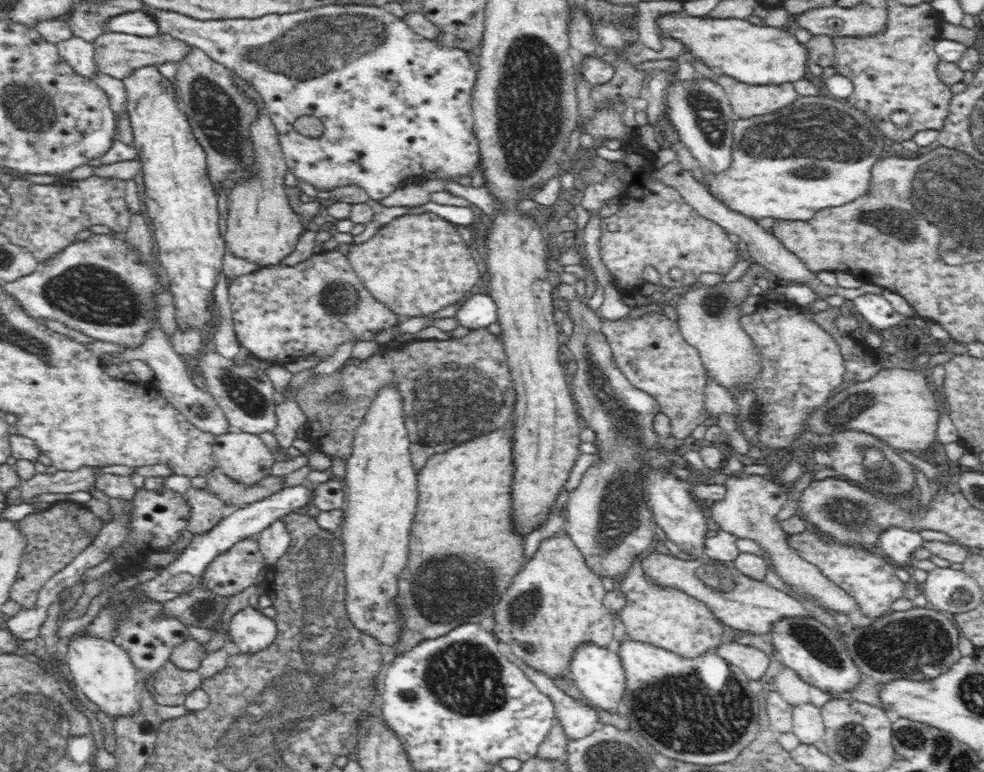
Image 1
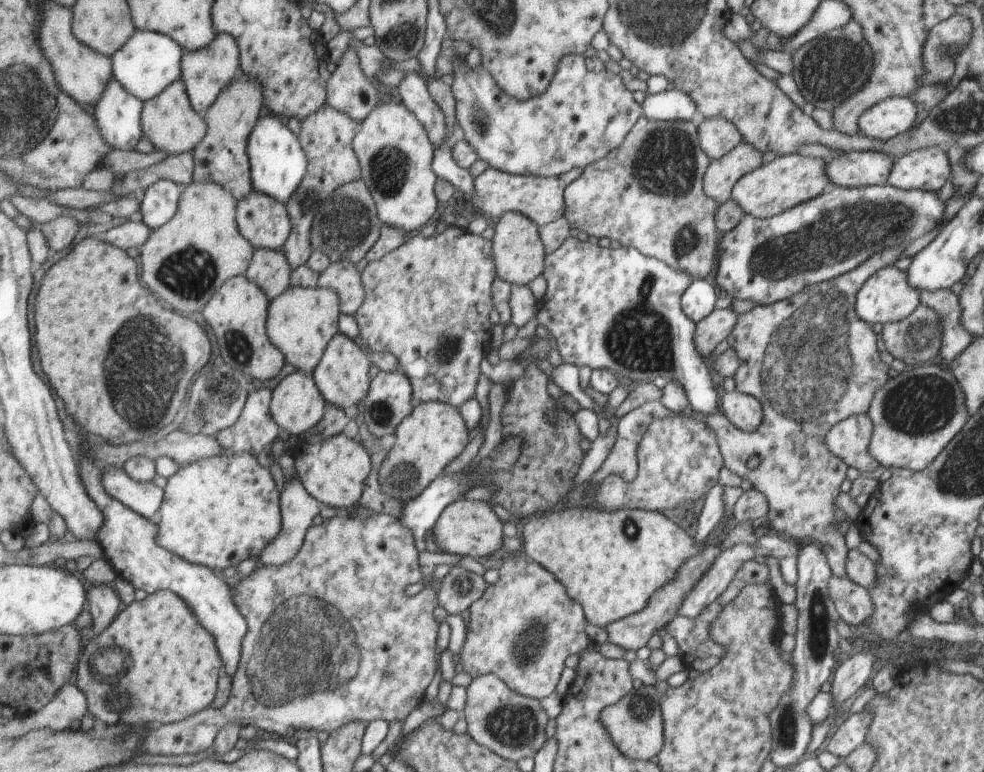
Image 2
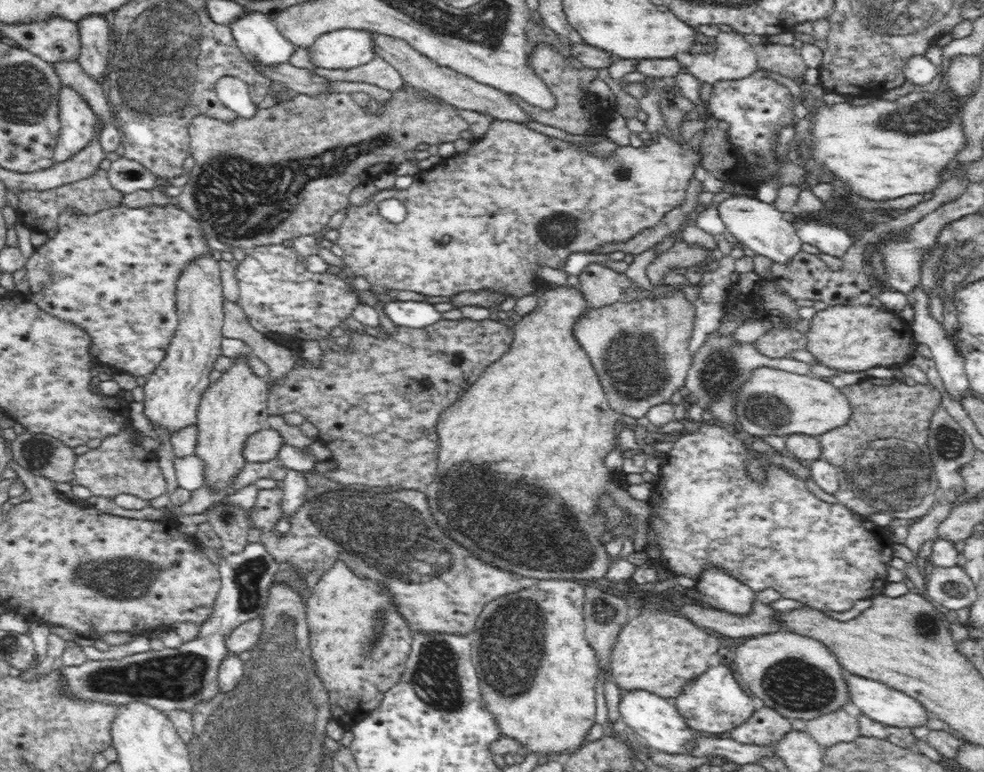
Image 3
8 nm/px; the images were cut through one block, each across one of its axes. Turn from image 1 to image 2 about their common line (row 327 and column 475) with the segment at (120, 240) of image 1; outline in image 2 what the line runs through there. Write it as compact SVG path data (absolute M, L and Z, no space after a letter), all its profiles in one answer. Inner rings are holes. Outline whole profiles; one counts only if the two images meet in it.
M580 54L564 56L547 90L526 101L518 101L502 90L484 61L476 69L470 70L465 57L456 56L452 74L454 82L451 92L455 99L456 119L464 131L465 140L472 146L479 160L510 175L558 177L573 169L584 170L618 149L637 125L640 116L643 116L642 108L634 102L632 92L626 90L620 75L607 69L594 74L586 68L584 56Z

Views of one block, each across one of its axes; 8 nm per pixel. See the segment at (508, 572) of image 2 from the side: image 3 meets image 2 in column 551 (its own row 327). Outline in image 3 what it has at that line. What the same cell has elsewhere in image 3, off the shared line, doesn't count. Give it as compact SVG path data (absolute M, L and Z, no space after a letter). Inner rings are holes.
M676 290L668 296L662 294L652 300L644 296L644 300L638 298L631 302L618 301L600 308L588 306L577 321L572 334L589 357L608 403L616 413L632 416L637 420L645 416L652 406L670 402L672 394L684 386L693 363L688 346L695 324L694 306L686 300L684 292Z

